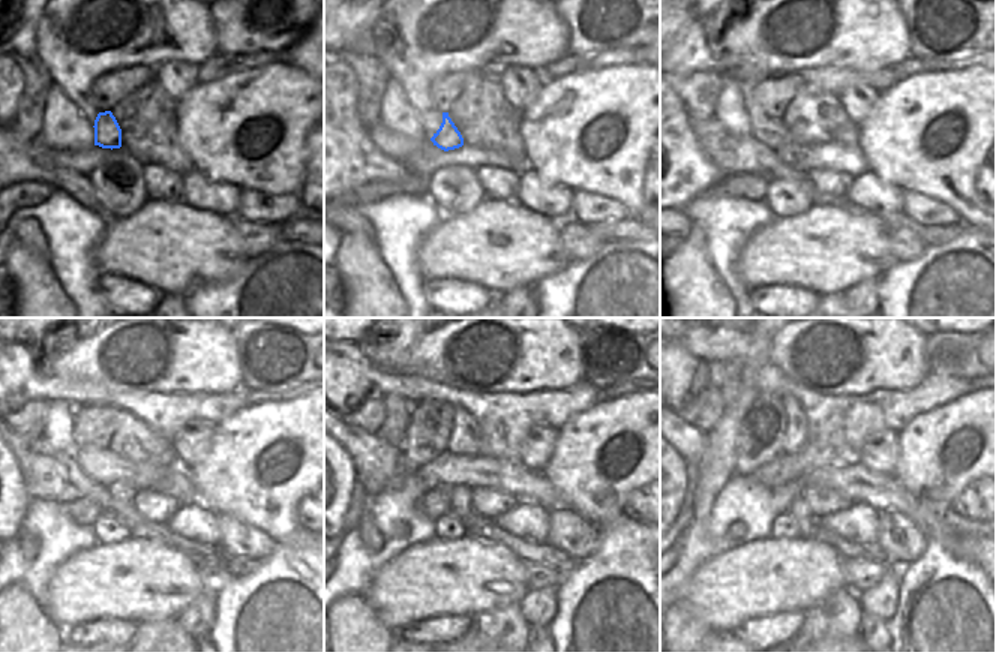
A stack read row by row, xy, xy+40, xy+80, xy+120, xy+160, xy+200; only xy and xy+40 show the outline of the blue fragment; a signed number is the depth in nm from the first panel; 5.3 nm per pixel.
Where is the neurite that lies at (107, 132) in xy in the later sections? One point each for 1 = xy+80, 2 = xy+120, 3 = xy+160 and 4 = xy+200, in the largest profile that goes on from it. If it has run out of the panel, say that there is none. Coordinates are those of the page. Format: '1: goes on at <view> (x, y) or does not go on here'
1: goes on at xy+80 (789, 152)
2: goes on at xy+120 (122, 492)
3: goes on at xy+160 (461, 505)
4: goes on at xy+200 (800, 513)

